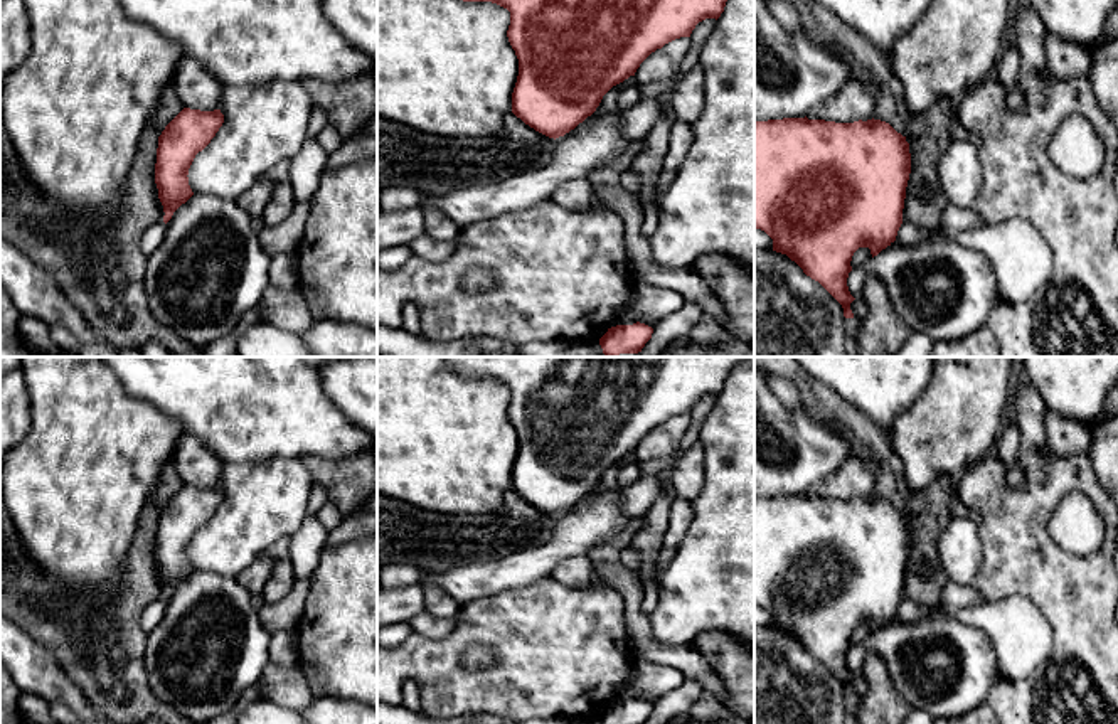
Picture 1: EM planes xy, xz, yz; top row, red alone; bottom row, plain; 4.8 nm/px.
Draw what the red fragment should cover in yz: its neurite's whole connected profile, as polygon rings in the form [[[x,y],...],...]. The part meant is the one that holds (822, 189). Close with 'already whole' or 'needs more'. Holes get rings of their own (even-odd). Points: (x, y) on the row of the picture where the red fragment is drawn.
[[[783,118],[754,121],[754,227],[764,231],[773,239],[773,251],[786,254],[795,261],[807,276],[818,281],[844,308],[845,318],[854,318],[850,303],[855,300],[847,286],[850,261],[859,248],[869,248],[872,258],[896,241],[897,231],[902,224],[902,209],[906,199],[906,187],[911,173],[911,153],[906,136],[897,133],[889,123],[881,120],[835,123],[825,120]]]; already whole

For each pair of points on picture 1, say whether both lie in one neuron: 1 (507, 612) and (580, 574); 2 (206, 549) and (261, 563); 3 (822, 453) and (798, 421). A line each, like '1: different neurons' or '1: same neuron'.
1: different neurons
2: different neurons
3: same neuron

